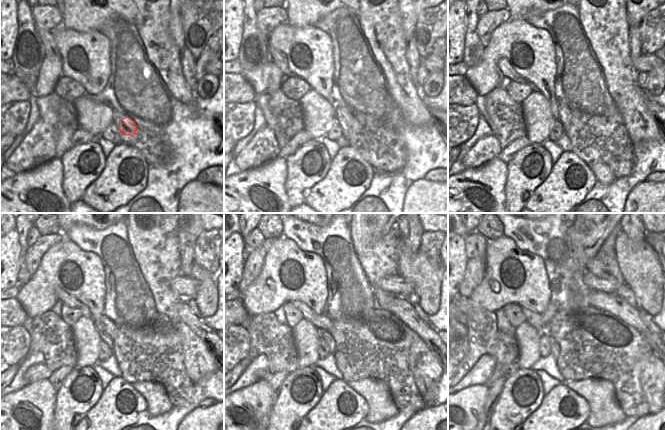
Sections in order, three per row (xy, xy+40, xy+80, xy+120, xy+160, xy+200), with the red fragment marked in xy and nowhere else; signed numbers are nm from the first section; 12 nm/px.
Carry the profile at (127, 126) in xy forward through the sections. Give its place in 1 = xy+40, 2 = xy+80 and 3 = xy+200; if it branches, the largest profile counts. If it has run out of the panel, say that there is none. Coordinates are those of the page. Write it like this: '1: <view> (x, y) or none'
1: xy+40 (352, 118)
2: xy+80 (612, 114)
3: xy+200 (589, 327)

